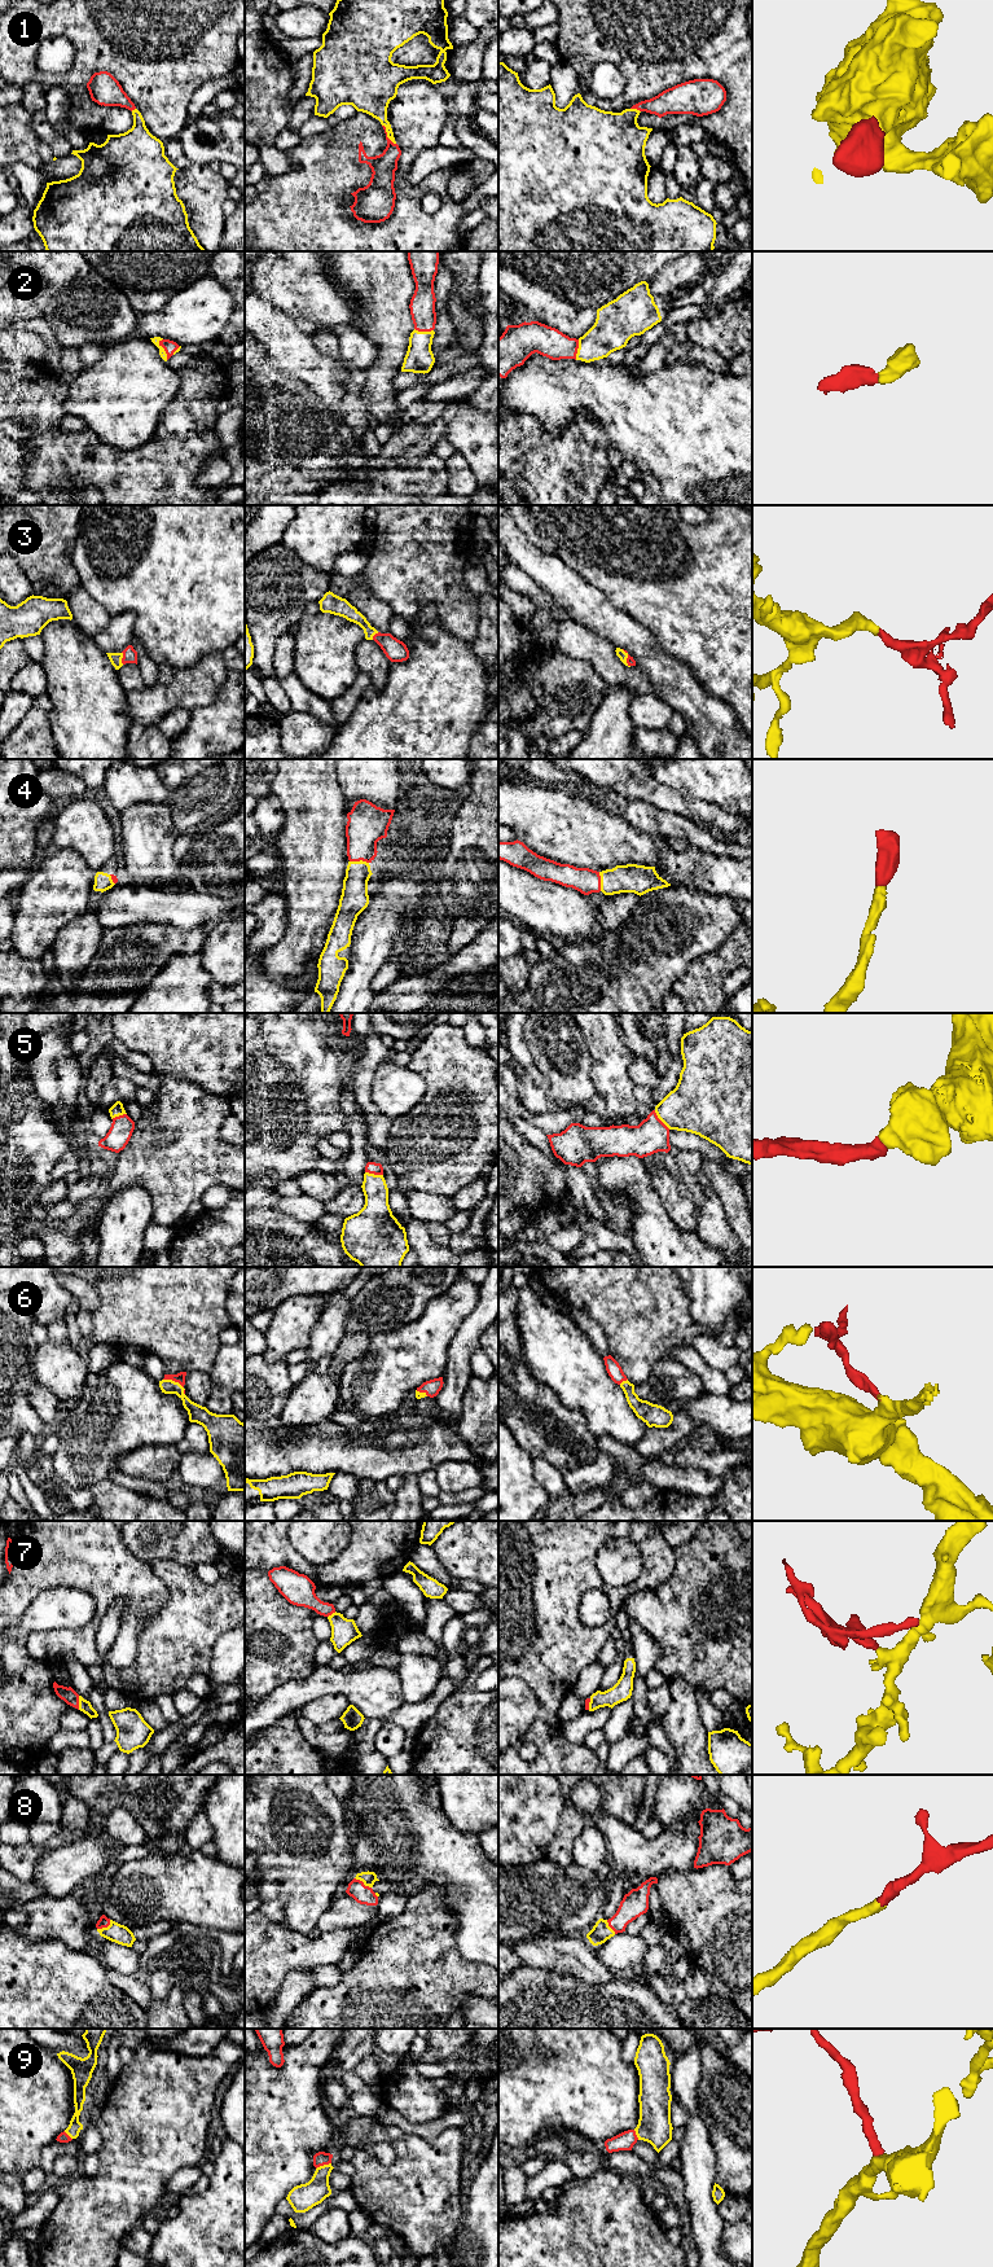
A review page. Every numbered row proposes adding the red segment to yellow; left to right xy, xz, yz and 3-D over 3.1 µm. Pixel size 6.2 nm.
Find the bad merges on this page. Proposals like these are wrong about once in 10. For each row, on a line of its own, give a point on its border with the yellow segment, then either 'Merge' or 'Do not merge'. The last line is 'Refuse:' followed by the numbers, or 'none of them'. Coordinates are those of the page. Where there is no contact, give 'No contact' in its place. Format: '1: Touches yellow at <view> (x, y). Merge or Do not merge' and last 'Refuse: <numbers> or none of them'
1: Touches yellow at xz (387, 135). Merge
2: Touches yellow at xy (163, 349). Merge
3: Touches yellow at xy (122, 657). Merge
4: Touches yellow at xz (360, 860). Merge
5: Touches yellow at yz (660, 1119). Merge
6: Touches yellow at xy (176, 1382). Merge
7: Touches yellow at xy (79, 1702). Merge
8: Touches yellow at xz (363, 1881). Merge
9: Touches yellow at xz (323, 2166). Merge
Refuse: none of them

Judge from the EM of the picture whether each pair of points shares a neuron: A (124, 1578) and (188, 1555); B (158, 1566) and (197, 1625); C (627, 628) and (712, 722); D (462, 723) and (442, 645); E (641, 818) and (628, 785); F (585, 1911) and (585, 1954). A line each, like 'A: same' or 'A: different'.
A: different
B: same
C: same
D: same
E: different
F: different

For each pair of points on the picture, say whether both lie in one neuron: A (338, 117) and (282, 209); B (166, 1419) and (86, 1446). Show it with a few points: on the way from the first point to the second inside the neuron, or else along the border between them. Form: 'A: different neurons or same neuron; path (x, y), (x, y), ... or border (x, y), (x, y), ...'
A: different neurons; border (354, 115), (329, 127)
B: same neuron; path (146, 1419), (132, 1419), (105, 1446)

